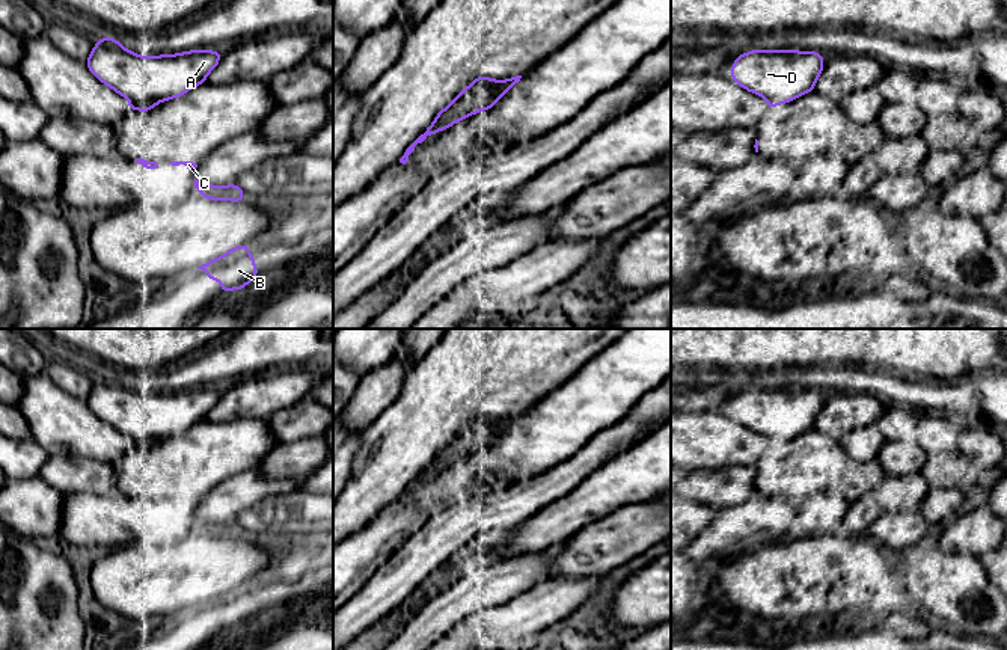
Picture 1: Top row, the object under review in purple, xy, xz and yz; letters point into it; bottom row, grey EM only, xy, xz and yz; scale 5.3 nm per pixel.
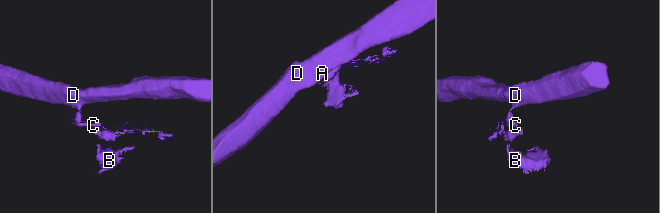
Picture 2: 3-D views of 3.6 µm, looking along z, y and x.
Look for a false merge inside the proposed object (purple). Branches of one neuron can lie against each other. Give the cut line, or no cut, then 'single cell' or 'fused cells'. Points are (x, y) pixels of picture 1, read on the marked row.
cut xy (128, 97), (157, 103); fused cells

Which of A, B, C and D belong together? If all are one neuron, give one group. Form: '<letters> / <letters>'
A D / B C

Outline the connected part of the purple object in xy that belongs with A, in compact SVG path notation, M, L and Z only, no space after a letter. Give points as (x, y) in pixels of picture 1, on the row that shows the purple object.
M99 38L84 63L119 95L163 103L205 83L220 57L222 53L213 50L145 57L124 48L115 38Z

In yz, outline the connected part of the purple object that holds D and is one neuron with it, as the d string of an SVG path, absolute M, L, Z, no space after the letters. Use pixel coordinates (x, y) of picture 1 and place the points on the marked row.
M752 50L731 65L731 78L763 98L790 103L816 89L825 60L819 51Z

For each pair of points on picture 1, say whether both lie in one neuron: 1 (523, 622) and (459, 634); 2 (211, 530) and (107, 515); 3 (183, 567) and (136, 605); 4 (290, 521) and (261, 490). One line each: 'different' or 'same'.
1: same
2: different
3: same
4: different

